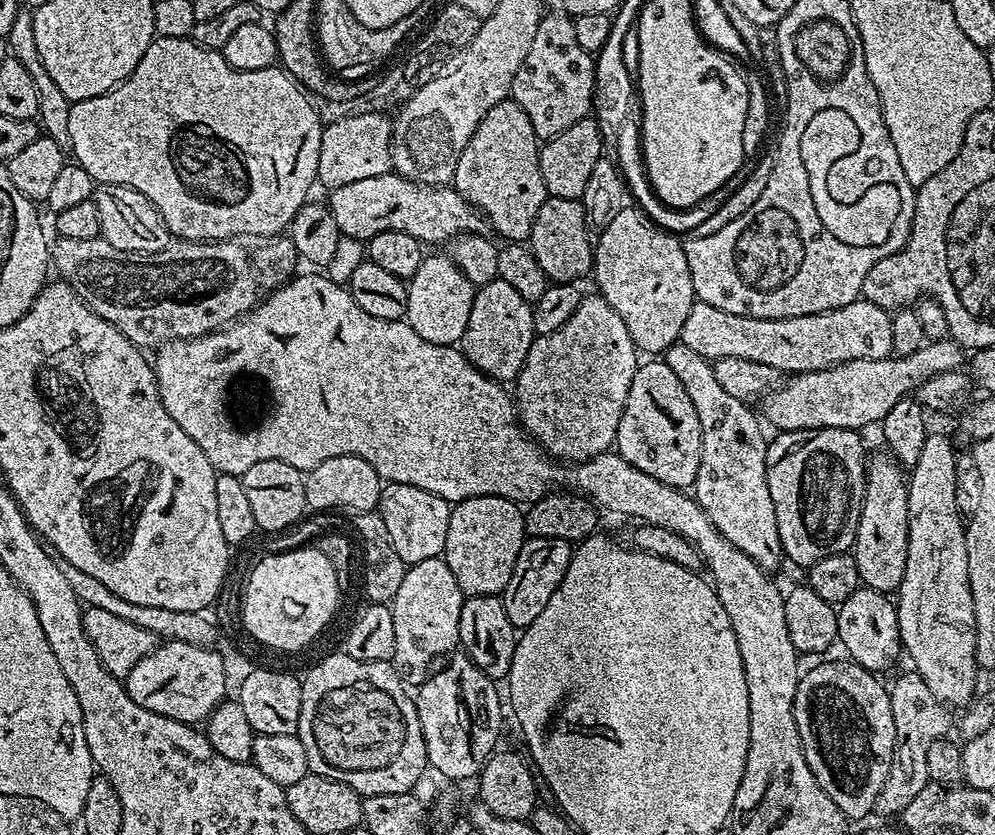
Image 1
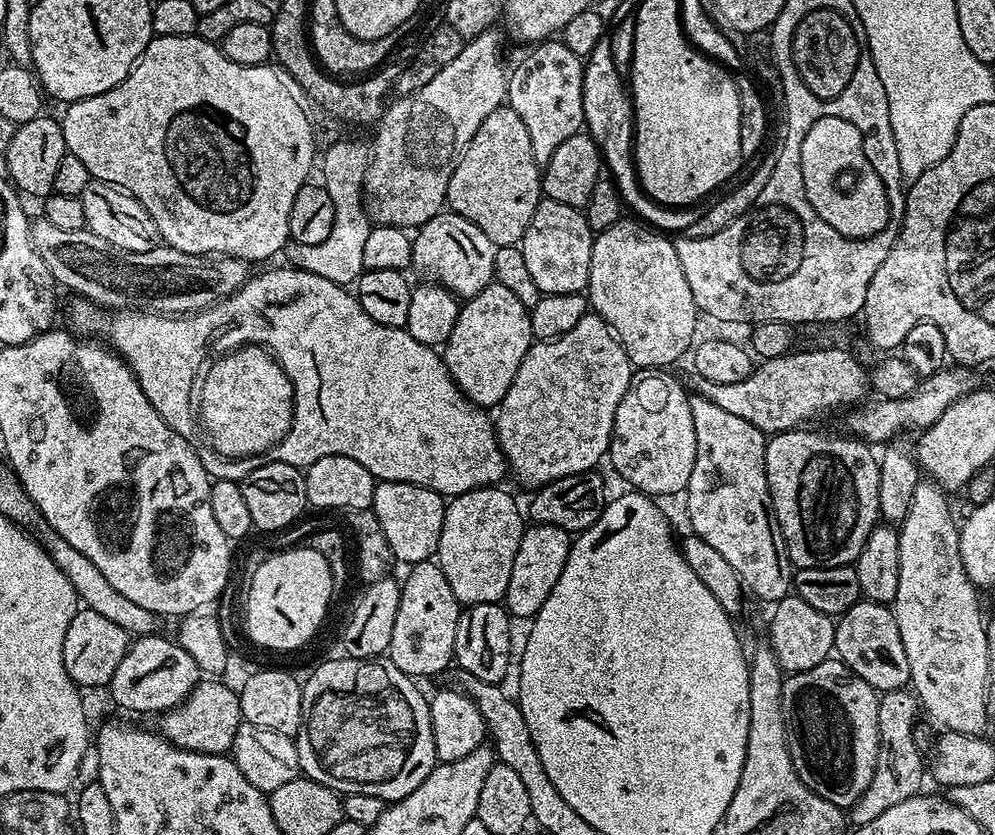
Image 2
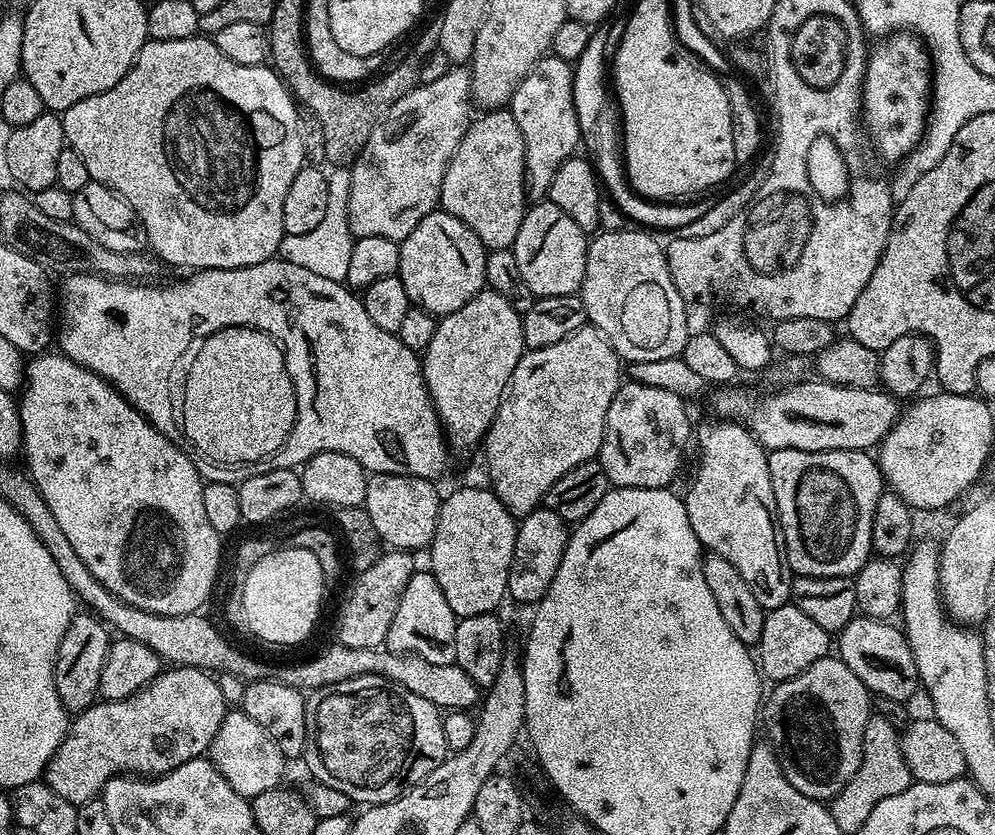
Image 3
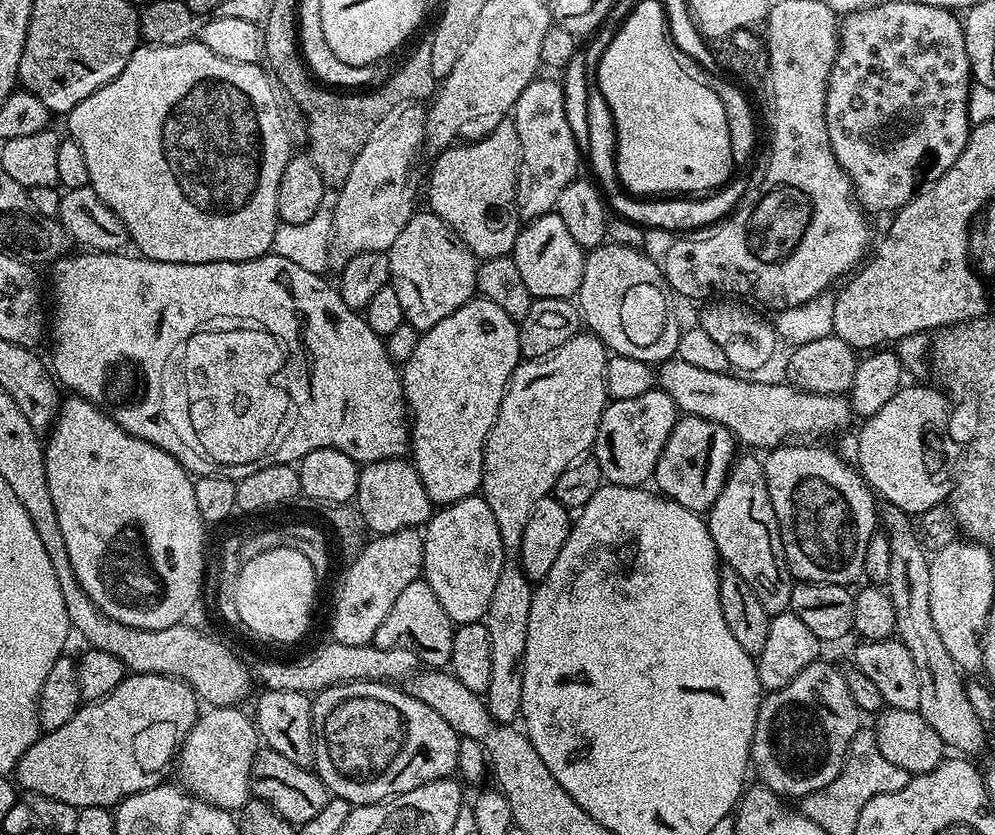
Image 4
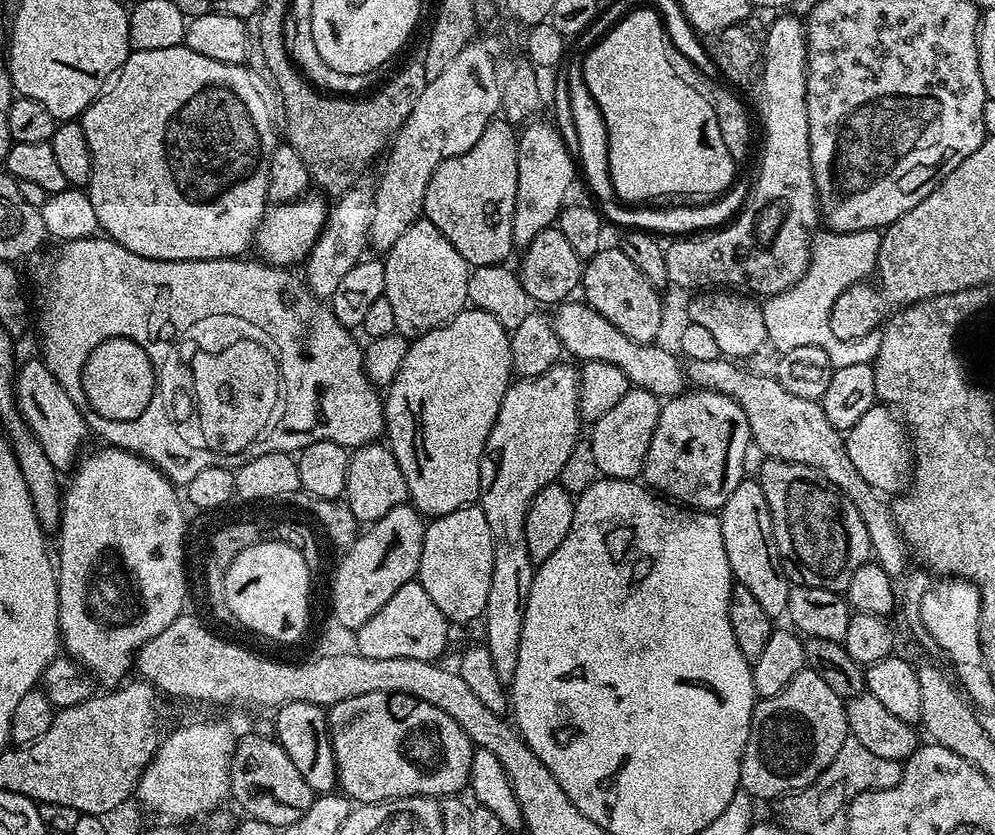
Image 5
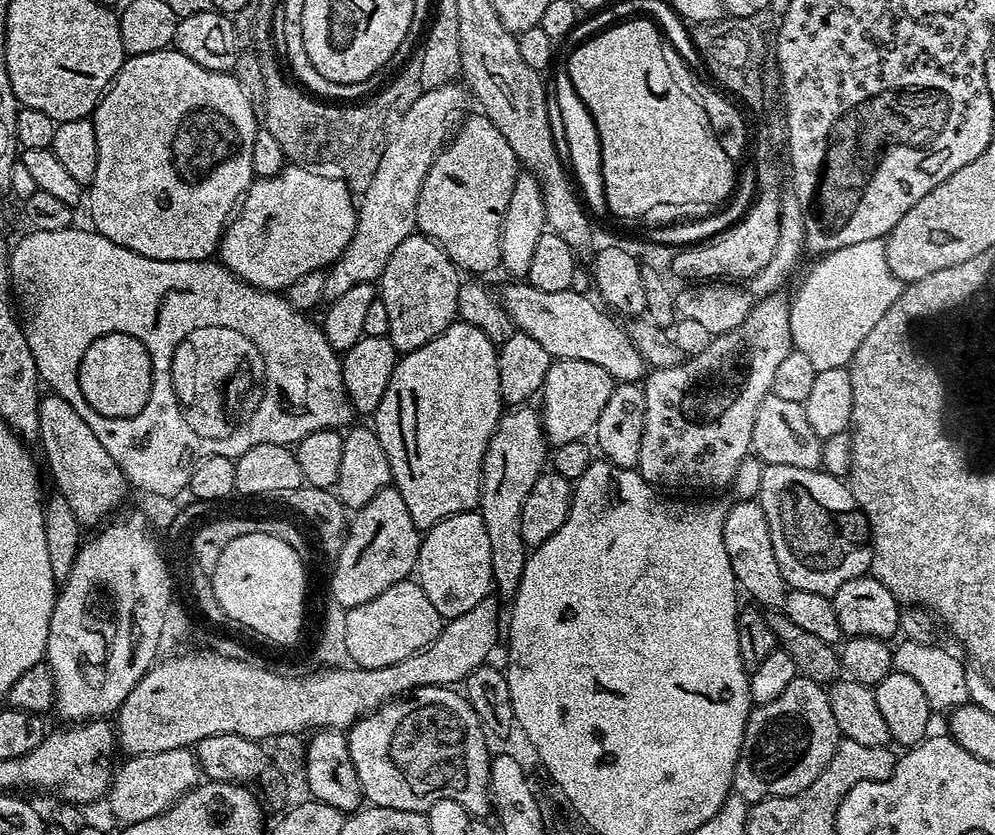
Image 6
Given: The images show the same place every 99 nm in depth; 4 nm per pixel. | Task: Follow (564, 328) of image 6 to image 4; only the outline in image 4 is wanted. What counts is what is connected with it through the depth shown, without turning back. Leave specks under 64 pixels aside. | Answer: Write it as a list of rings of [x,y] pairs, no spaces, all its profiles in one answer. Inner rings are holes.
[[[679,358],[663,361],[658,368],[659,391],[665,392],[683,415],[697,416],[703,420],[726,426],[741,445],[749,444],[752,448],[771,450],[781,447],[793,438],[824,436],[827,432],[840,432],[851,420],[854,420],[852,405],[843,395],[808,393],[787,382],[763,384],[762,381],[756,379],[760,378],[745,378],[740,374],[701,370],[699,366],[690,366],[690,362],[682,362]]]

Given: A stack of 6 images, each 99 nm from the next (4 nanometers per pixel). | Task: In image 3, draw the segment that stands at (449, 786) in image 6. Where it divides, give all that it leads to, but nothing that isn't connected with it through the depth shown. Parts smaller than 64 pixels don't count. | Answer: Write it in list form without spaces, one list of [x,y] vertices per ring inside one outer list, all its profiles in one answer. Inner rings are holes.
[[[359,676],[311,689],[304,701],[304,717],[306,746],[302,763],[308,767],[311,779],[317,784],[342,790],[342,794],[360,806],[396,800],[403,792],[409,792],[424,781],[450,755],[441,709],[381,676]]]

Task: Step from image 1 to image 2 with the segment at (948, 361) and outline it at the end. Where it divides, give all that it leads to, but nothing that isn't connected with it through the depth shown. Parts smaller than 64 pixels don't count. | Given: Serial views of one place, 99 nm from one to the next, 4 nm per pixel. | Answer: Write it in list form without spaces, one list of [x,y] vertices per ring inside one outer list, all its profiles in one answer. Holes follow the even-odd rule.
[[[844,348],[791,350],[784,356],[761,359],[742,382],[730,382],[727,386],[698,375],[691,379],[695,395],[705,396],[737,418],[746,418],[750,426],[765,434],[790,432],[799,429],[803,420],[812,420],[823,412],[851,409],[870,392],[869,373]]]

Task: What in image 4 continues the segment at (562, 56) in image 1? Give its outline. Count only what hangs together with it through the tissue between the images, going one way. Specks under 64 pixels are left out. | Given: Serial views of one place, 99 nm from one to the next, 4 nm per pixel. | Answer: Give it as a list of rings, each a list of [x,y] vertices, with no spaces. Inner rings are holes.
[[[531,80],[518,94],[518,102],[512,108],[510,117],[518,130],[520,143],[520,171],[516,173],[516,202],[518,211],[525,221],[538,218],[553,211],[558,194],[566,190],[571,180],[577,179],[582,166],[582,148],[566,122],[566,102],[560,80]]]

